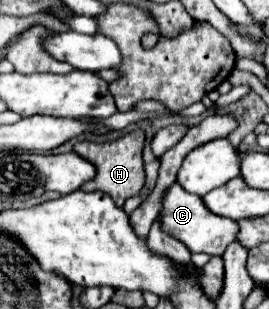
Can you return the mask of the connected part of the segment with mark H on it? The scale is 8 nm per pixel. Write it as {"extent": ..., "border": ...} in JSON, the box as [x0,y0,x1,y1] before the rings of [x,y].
{"extent":[74,130,144,208],"border":[[[136,130],[132,134],[126,134],[114,142],[76,142],[74,150],[78,156],[82,156],[84,160],[88,160],[90,164],[94,164],[96,168],[96,176],[90,182],[84,182],[80,186],[80,190],[84,192],[106,192],[108,196],[112,196],[112,200],[116,202],[116,206],[122,208],[124,200],[140,194],[142,186],[144,186],[144,162],[142,162],[142,148],[144,148],[144,132]]]}

